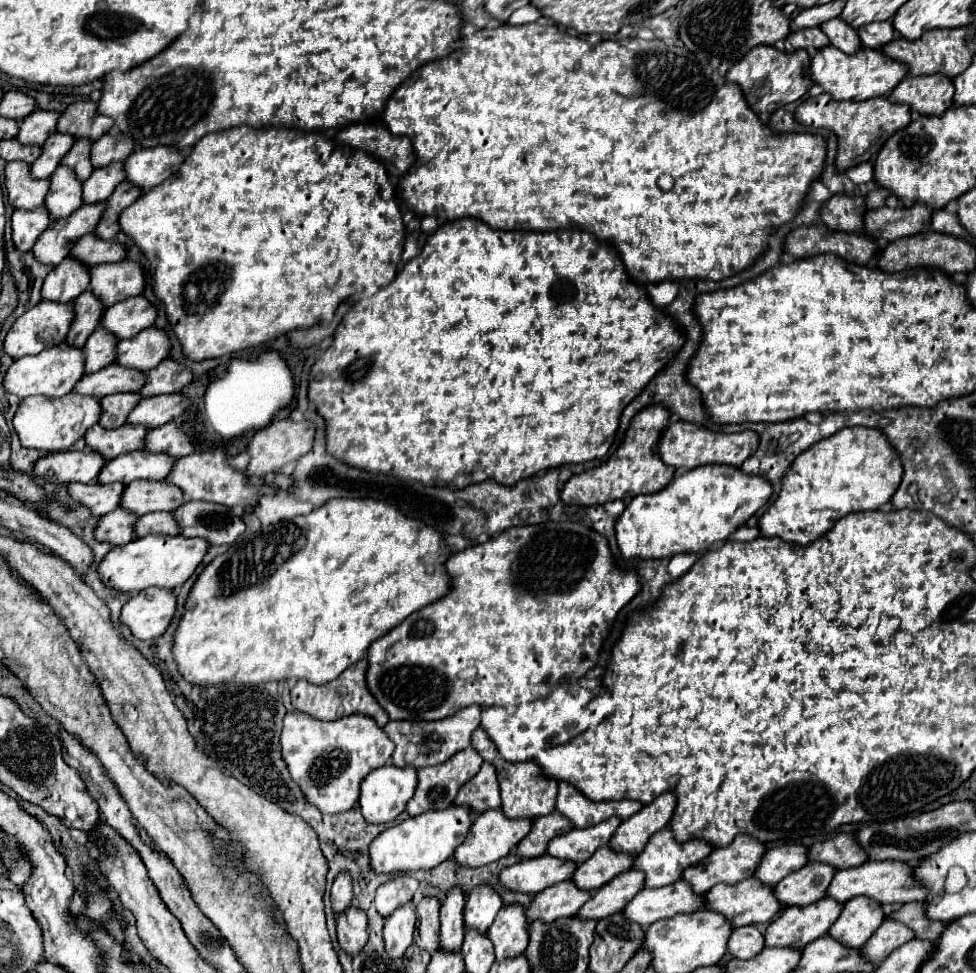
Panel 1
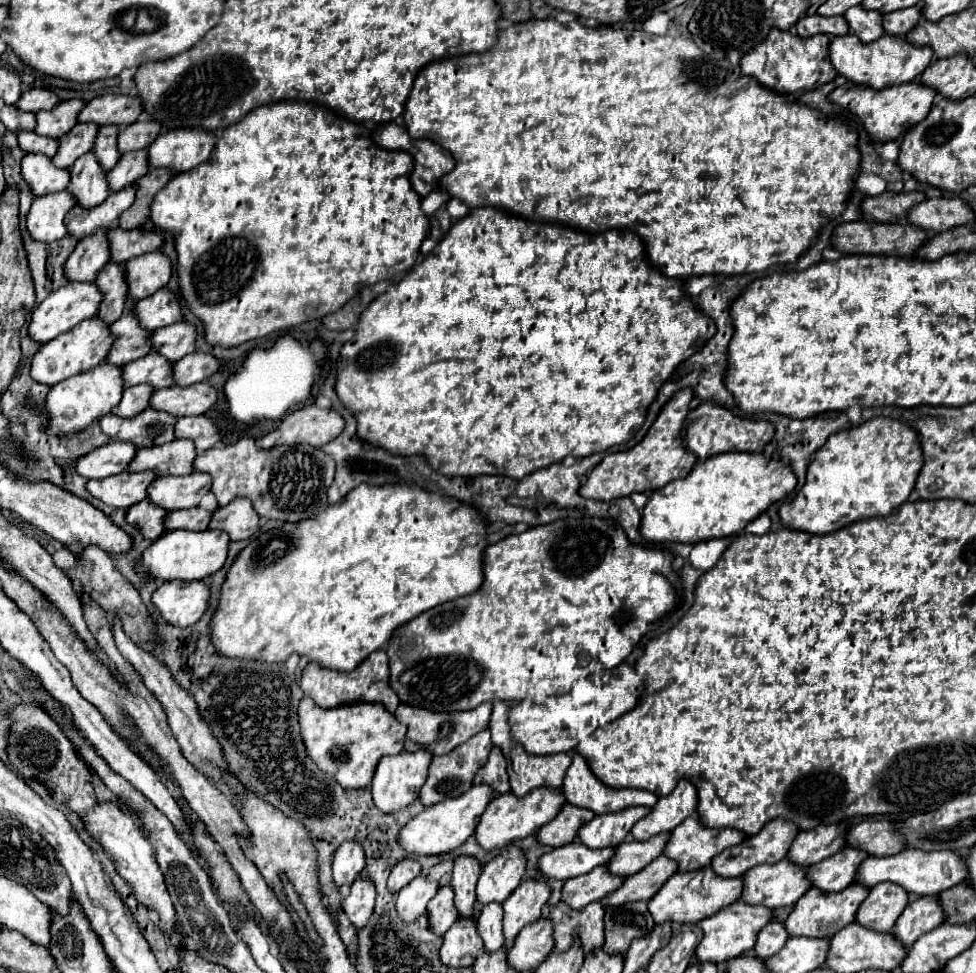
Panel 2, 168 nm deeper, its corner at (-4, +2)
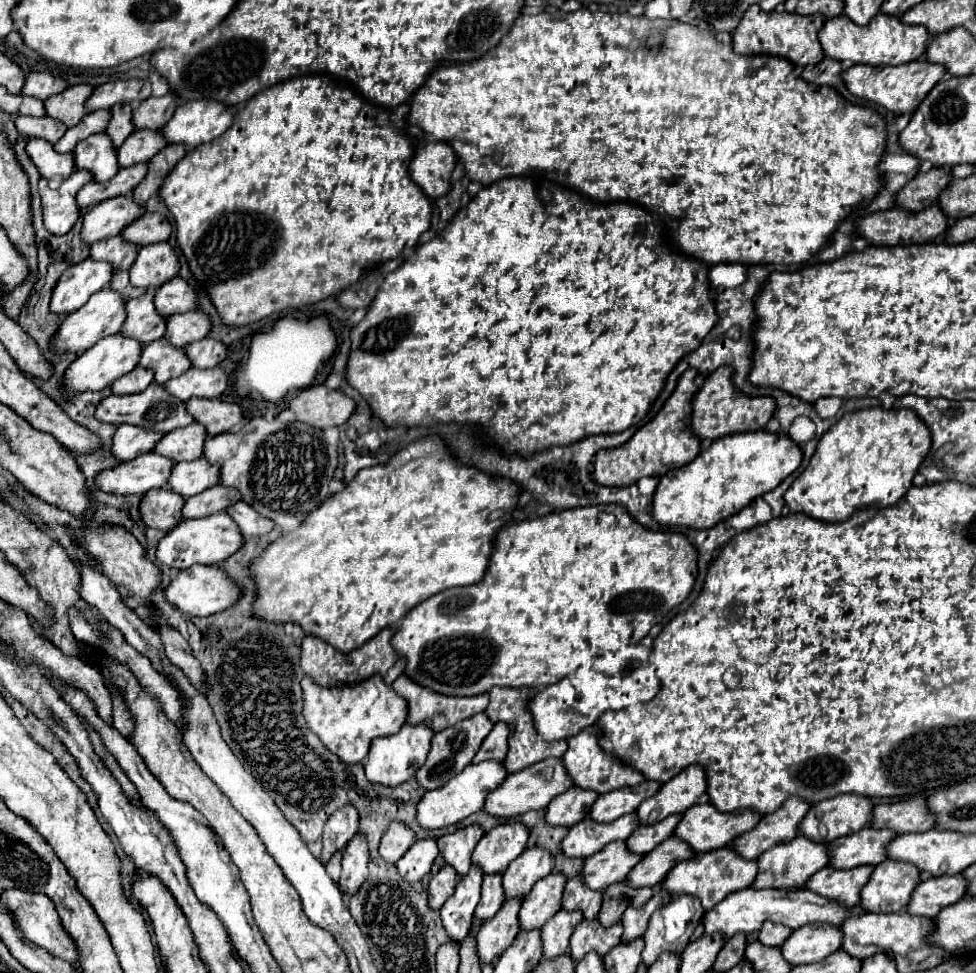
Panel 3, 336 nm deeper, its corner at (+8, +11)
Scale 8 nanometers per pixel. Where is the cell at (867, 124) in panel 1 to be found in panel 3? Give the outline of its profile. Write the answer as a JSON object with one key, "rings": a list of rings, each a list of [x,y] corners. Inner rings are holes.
{"rings":[[[913,60],[909,64],[901,64],[901,66],[885,66],[885,68],[873,68],[873,66],[865,66],[865,64],[857,64],[847,68],[841,78],[847,86],[847,90],[855,96],[861,98],[865,102],[883,106],[885,110],[893,112],[895,116],[903,116],[903,114],[911,114],[917,110],[917,106],[921,104],[921,100],[931,92],[931,88],[945,76],[945,68],[941,68],[941,64],[929,64],[925,60]]]}

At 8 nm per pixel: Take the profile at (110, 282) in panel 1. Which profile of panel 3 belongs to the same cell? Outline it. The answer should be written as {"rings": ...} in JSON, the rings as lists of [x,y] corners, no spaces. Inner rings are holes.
{"rings":[[[159,242],[139,248],[137,260],[129,270],[129,276],[133,286],[155,290],[163,282],[177,276],[177,270],[179,270],[177,254],[167,242]]]}

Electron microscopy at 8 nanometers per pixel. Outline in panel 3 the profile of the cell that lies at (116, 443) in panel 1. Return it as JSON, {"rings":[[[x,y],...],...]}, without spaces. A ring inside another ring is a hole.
{"rings":[[[151,384],[145,392],[141,394],[131,394],[131,396],[107,396],[105,400],[101,400],[101,404],[95,410],[95,418],[101,422],[109,422],[115,426],[121,424],[133,424],[145,430],[155,430],[155,432],[171,432],[175,428],[187,426],[193,422],[193,418],[185,412],[185,404],[181,400],[177,400],[175,396],[167,394],[161,386]]]}

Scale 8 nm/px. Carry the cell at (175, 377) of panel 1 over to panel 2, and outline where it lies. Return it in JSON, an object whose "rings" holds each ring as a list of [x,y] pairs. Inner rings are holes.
{"rings":[[[191,353],[173,363],[175,383],[179,385],[193,385],[199,381],[209,379],[213,373],[219,371],[221,361],[211,353]]]}

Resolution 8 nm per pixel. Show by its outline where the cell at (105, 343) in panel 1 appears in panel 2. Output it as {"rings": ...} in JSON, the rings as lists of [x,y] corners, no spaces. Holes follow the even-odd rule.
{"rings":[[[123,313],[113,325],[111,325],[113,335],[117,341],[113,343],[107,361],[113,365],[127,365],[139,357],[145,357],[153,351],[151,343],[151,333],[149,329],[141,329],[141,323],[133,313]]]}

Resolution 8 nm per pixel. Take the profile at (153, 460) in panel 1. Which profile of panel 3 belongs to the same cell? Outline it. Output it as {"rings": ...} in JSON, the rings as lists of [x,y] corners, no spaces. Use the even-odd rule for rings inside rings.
{"rings":[[[191,422],[185,428],[177,428],[169,434],[165,434],[153,448],[153,452],[171,458],[173,462],[181,460],[197,460],[203,454],[203,442],[205,442],[205,426]]]}

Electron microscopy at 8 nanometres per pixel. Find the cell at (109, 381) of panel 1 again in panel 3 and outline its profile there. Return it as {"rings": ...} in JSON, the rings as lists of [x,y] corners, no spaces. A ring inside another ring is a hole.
{"rings":[[[161,338],[157,342],[143,346],[137,366],[153,370],[155,382],[165,384],[167,380],[181,376],[185,370],[189,370],[191,362],[187,360],[187,356],[183,354],[181,348],[175,348],[165,338]]]}

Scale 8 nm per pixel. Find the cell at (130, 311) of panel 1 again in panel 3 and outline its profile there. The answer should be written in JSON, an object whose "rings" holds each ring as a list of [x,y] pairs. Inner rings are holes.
{"rings":[[[171,278],[155,290],[155,308],[161,316],[185,313],[195,310],[197,304],[195,290],[183,278]]]}

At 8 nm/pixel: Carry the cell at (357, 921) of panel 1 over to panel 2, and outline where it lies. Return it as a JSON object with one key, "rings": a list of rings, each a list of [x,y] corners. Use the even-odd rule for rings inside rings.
{"rings":[[[361,873],[353,881],[351,893],[347,899],[343,899],[341,907],[347,913],[349,921],[353,921],[353,925],[357,925],[357,929],[361,929],[361,925],[365,925],[365,921],[369,921],[373,907],[375,907],[375,885],[373,885],[373,881]]]}

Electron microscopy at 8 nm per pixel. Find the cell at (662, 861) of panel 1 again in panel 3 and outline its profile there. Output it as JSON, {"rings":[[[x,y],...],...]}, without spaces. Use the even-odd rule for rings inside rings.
{"rings":[[[701,802],[701,804],[695,804],[695,806],[691,806],[683,812],[677,828],[673,830],[673,836],[683,840],[695,854],[703,854],[703,852],[727,846],[733,838],[737,838],[737,836],[749,832],[751,828],[755,828],[759,820],[761,820],[761,816],[757,812],[751,812],[751,810],[723,814],[723,812],[715,810],[713,806],[709,806],[707,802]]]}

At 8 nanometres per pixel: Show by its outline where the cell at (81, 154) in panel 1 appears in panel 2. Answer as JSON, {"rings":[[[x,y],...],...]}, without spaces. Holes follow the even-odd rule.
{"rings":[[[105,125],[101,127],[99,135],[97,135],[97,141],[95,141],[95,147],[93,147],[93,153],[97,155],[97,159],[101,161],[103,169],[113,169],[121,157],[119,149],[117,149],[117,135],[119,135],[121,127],[117,125]]]}

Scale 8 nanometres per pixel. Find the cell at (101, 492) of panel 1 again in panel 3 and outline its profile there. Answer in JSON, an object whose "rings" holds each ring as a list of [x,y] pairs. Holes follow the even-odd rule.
{"rings":[[[155,452],[141,454],[129,462],[123,462],[115,468],[107,468],[95,476],[95,486],[107,494],[145,494],[151,488],[165,486],[165,480],[169,478],[173,462],[165,460],[165,456],[159,456]]]}

